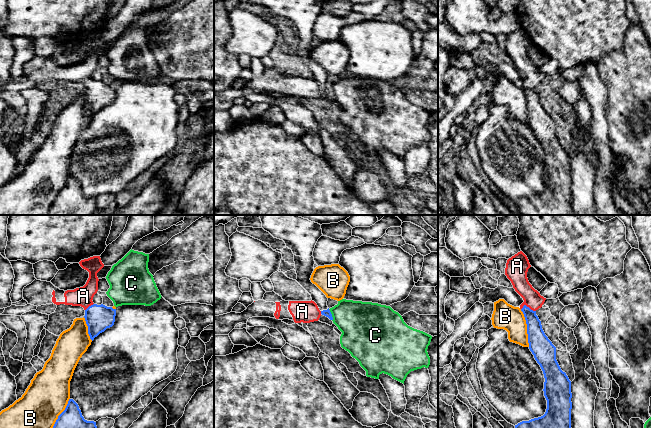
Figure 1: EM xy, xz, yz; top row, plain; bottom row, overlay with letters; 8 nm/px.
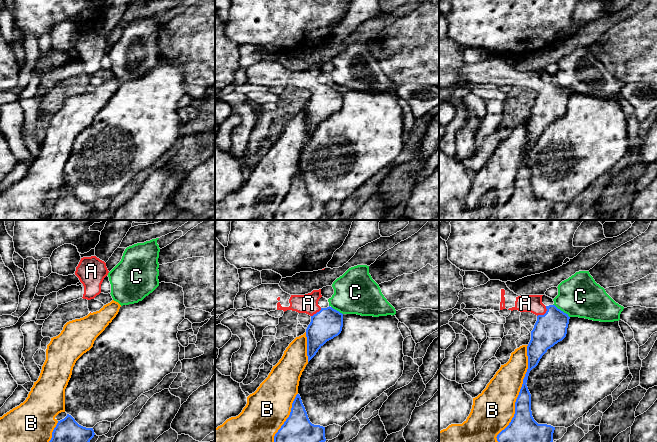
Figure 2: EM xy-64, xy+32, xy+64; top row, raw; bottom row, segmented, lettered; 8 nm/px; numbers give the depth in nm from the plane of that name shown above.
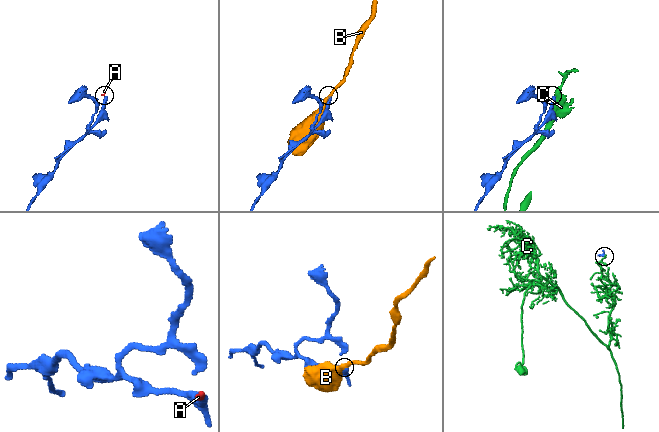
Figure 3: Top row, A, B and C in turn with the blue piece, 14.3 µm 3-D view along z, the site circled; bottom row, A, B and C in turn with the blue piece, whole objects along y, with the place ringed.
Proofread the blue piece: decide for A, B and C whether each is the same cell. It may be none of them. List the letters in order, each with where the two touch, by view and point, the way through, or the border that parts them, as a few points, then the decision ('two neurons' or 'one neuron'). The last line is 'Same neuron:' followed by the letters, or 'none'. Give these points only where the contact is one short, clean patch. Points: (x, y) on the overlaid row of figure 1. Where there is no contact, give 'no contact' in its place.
A: meets blue in yz at (528, 307); runs through yz (536, 337), (528, 307), (532, 302), (532, 298); one neuron
B: meets blue in yz at (527, 328); two neurons
C: meets blue in xz at (331, 315); two neurons
Same neuron: A

